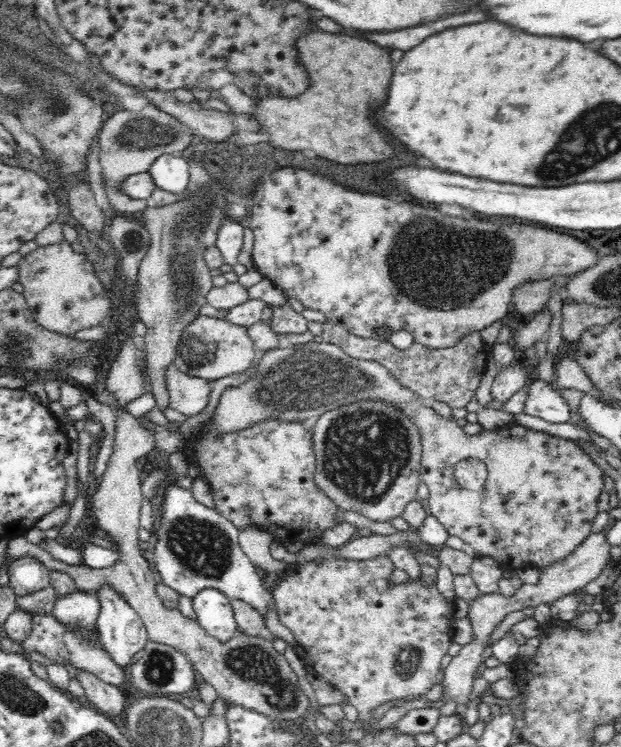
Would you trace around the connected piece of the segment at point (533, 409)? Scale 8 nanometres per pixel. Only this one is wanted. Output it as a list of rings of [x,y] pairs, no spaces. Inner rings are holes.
[[[542,379],[527,380],[524,384],[522,412],[550,422],[568,422],[570,408],[560,393]]]

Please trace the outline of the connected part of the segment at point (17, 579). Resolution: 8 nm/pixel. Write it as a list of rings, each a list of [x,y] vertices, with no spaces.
[[[12,556],[8,564],[8,586],[18,597],[34,594],[50,585],[51,572],[35,556]]]

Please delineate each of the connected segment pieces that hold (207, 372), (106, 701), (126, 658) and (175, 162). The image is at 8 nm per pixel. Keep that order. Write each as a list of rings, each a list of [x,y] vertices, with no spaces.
[[[200,315],[190,321],[176,340],[174,364],[178,371],[204,380],[218,380],[226,375],[245,371],[255,359],[246,329],[234,326],[224,319]]]
[[[74,667],[76,667],[74,672],[76,672],[77,680],[84,688],[85,698],[90,703],[96,704],[101,712],[106,712],[112,717],[121,717],[122,706],[126,702],[122,689],[100,680],[100,677],[96,676],[96,673],[89,670],[89,668]]]
[[[110,582],[102,584],[94,592],[94,597],[100,605],[97,613],[97,627],[103,642],[103,648],[110,653],[110,656],[118,664],[128,667],[134,653],[138,652],[142,648],[142,644],[146,642],[146,638],[149,638],[144,621],[138,616],[136,609],[127,601],[123,592],[116,592]]]
[[[174,152],[160,153],[145,170],[154,188],[172,194],[183,193],[190,181],[190,161],[186,157],[180,158],[180,154]]]

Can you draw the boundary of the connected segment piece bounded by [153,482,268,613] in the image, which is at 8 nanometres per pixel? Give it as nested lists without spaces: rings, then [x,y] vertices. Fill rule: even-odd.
[[[170,482],[163,500],[163,518],[156,532],[158,543],[153,552],[153,561],[158,569],[162,583],[186,598],[194,599],[204,589],[218,589],[230,599],[240,599],[253,604],[261,613],[268,595],[262,589],[257,567],[248,558],[239,543],[239,527],[233,520],[224,517],[218,510],[199,504],[192,492]]]

